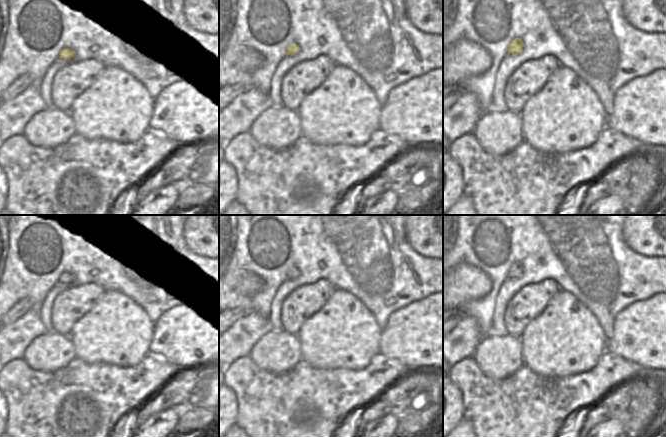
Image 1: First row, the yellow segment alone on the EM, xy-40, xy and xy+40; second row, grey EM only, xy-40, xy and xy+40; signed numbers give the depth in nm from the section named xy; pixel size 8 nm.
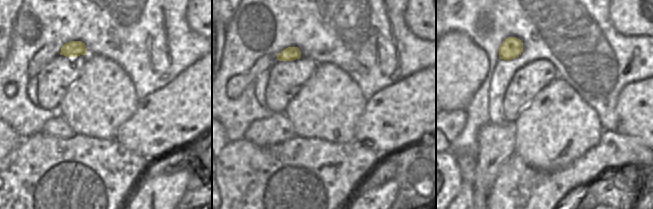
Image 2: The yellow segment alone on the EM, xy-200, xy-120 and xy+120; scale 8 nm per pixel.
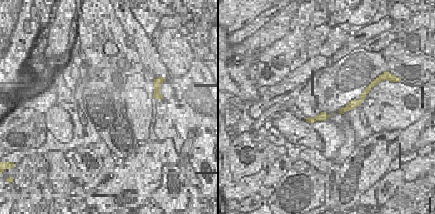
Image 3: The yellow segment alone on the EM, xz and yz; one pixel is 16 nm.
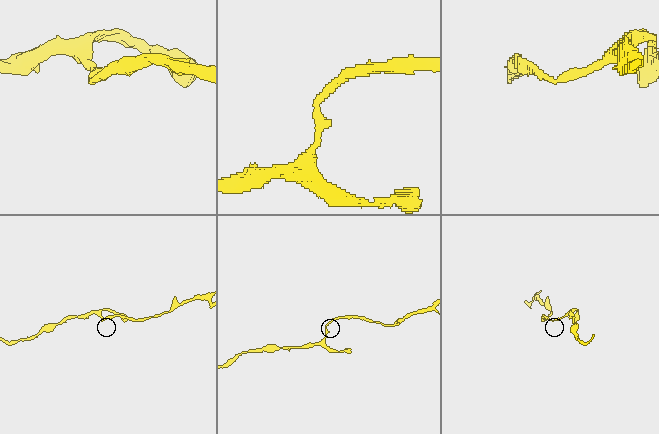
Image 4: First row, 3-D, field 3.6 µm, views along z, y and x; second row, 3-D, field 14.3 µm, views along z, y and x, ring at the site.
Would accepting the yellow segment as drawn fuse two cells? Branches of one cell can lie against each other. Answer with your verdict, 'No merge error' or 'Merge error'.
No merge error.

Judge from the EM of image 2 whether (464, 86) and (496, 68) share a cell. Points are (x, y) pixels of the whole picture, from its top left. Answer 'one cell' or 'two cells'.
two cells

